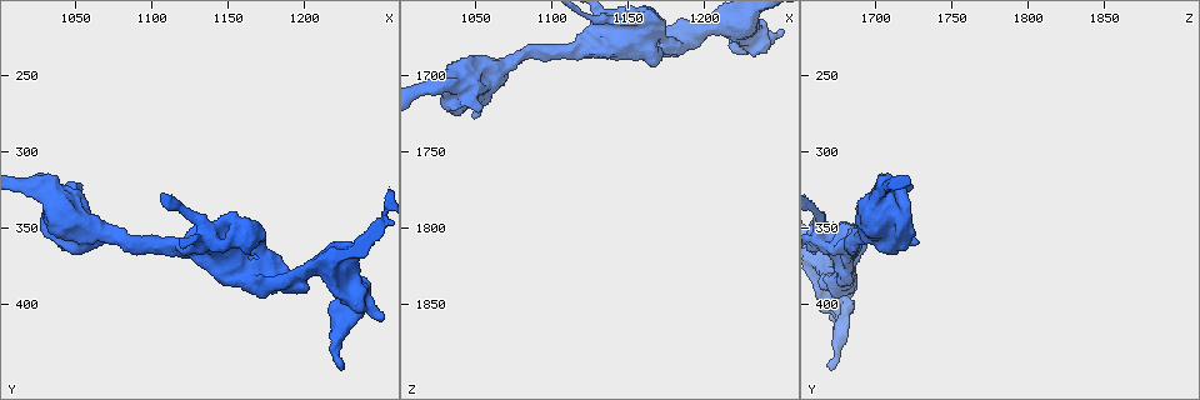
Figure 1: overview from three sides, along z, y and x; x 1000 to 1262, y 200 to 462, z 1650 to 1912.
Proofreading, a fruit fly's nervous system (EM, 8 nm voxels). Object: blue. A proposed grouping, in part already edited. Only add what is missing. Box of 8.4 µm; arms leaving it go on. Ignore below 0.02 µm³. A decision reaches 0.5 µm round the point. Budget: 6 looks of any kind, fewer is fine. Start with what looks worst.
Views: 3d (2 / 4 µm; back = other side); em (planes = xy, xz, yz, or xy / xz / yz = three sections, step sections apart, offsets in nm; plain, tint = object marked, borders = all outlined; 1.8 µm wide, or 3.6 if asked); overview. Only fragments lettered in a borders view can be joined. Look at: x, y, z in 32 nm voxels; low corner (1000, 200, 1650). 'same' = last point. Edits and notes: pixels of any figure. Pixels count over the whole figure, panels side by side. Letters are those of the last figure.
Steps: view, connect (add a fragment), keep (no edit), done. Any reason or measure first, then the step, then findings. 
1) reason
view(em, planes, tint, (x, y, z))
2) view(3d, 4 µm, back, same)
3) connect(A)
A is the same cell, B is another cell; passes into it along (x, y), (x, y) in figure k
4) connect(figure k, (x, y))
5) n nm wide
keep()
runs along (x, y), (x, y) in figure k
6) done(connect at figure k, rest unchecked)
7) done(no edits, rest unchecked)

branch point
view(3d, 4 µm, (1062, 352, 1696))

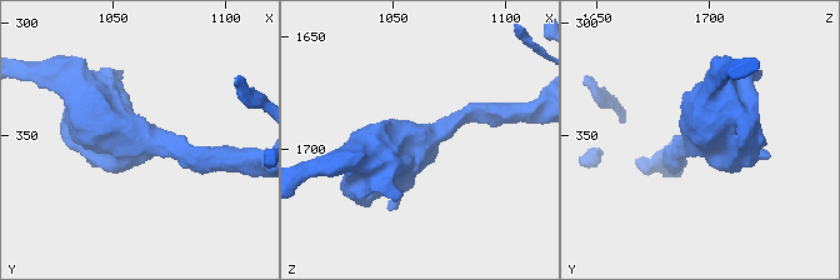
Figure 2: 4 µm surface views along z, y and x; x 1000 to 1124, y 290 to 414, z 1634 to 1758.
view(em, 3.6 µm, xy, step 16, tint, (1062, 353, 1695))

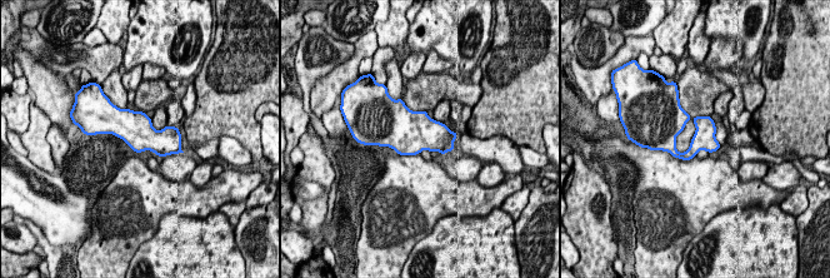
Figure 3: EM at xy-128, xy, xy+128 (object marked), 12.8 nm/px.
another direction
view(em, 3.6 µm, planes, borders, same)

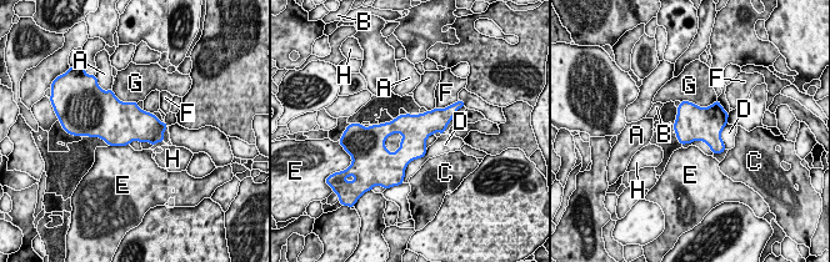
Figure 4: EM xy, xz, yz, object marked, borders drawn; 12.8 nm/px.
380 nm wide
keep()
A, B, C, D, E, F, G and H are other cells; border along (129, 144), (109, 146) in figure 4; no lettered fragment goes on from it

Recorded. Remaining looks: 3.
free end
view(em, yz, step 4, tint, (1226, 442, 1670))

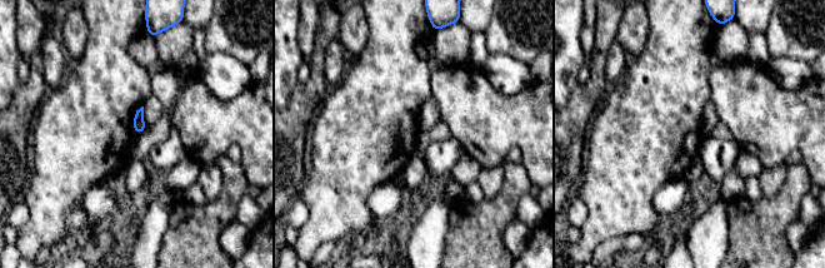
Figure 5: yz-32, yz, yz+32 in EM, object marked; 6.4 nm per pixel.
cut it another way
view(em, planes, borders, same)

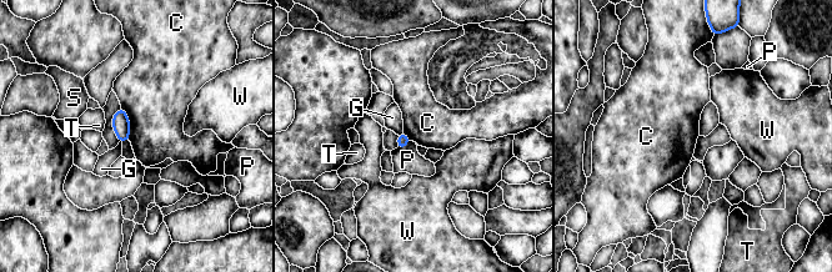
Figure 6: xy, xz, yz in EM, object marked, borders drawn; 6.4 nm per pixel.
keep()
C, G, P, S, T and W are other cells; none of them fits

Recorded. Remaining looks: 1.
touches itself
view(em, planes, borders, (1176, 384, 1674))

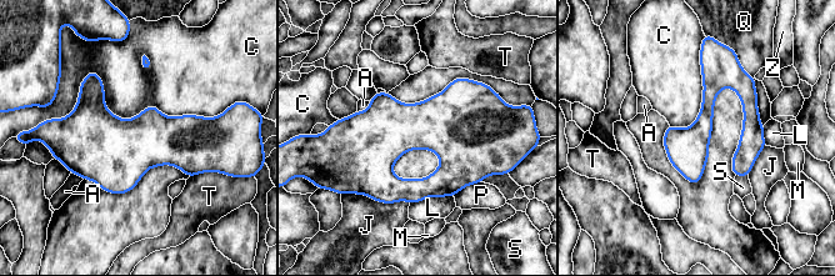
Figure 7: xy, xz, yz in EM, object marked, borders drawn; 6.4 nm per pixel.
280 nm wide
keep()
A, C, J, L, M, P, Q, S, T and Z are other cells; border along (221, 114), (53, 119) in figure 7; no lettered fragment goes on from it

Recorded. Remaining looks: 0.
done(no edits, rest unchecked)

